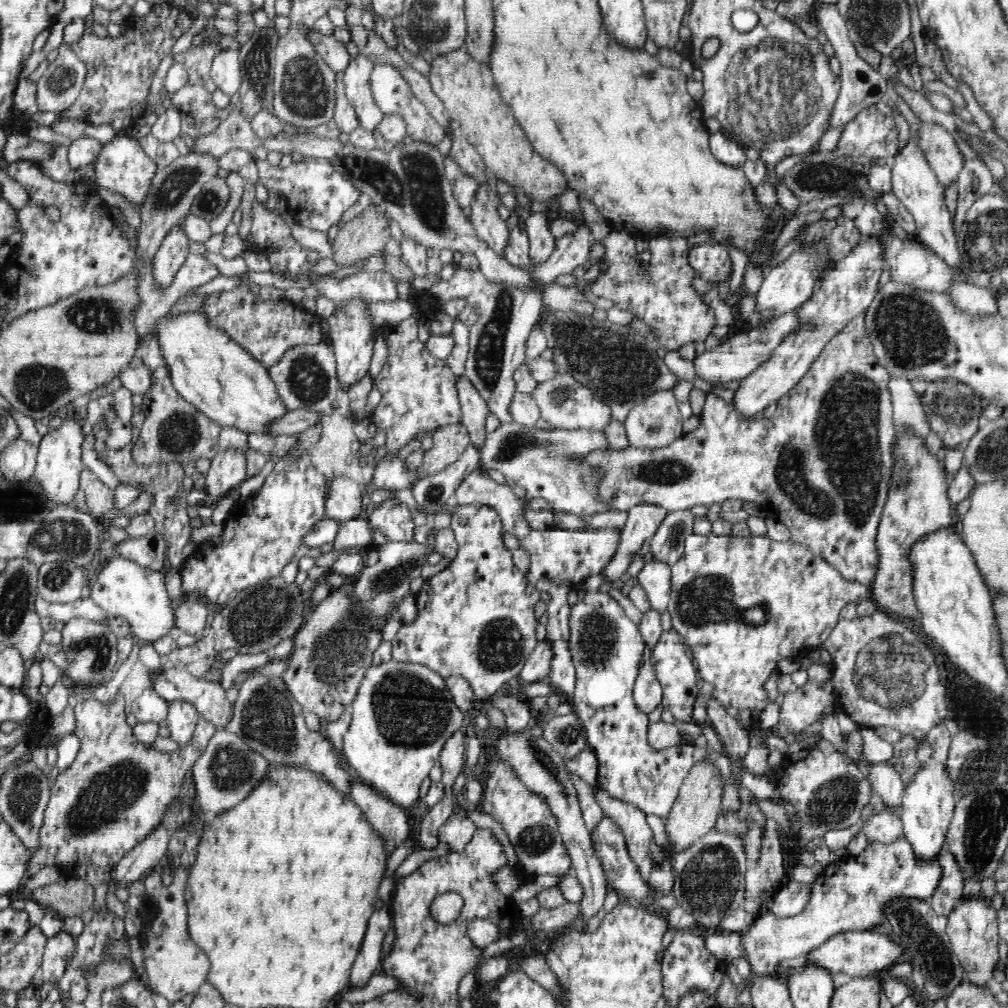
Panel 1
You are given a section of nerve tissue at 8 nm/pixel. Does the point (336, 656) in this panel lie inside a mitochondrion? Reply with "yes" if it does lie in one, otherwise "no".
yes

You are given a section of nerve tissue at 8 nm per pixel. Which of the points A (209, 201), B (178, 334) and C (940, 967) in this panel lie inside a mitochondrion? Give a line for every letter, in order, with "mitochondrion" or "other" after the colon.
A: mitochondrion
B: other
C: mitochondrion

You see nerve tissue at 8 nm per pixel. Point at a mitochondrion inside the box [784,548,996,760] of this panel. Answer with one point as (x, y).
(887, 674)

